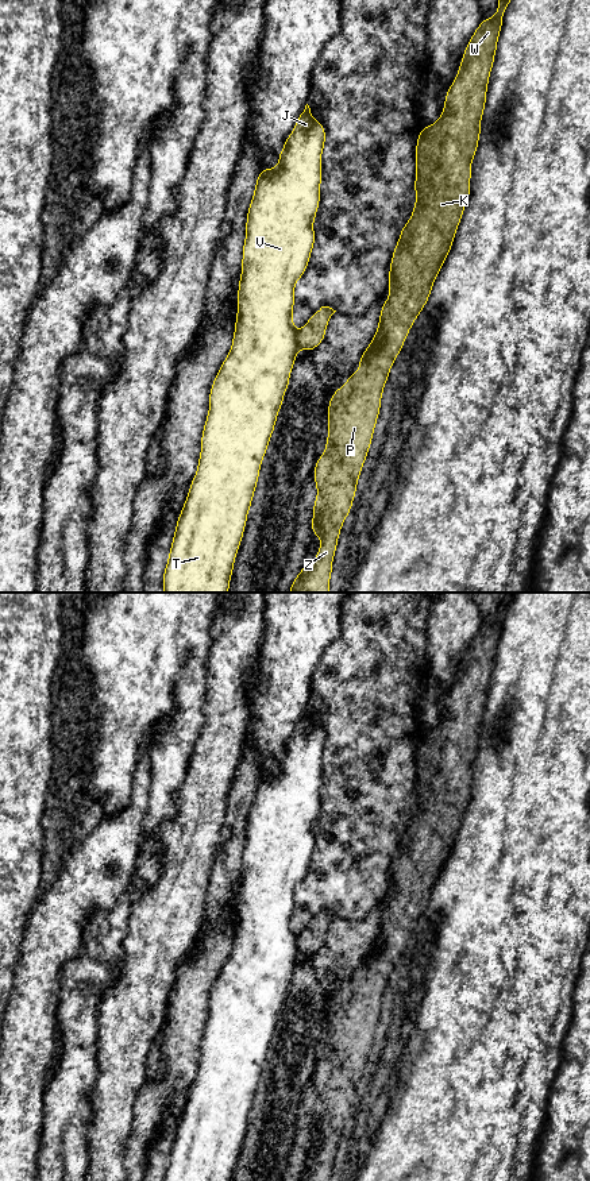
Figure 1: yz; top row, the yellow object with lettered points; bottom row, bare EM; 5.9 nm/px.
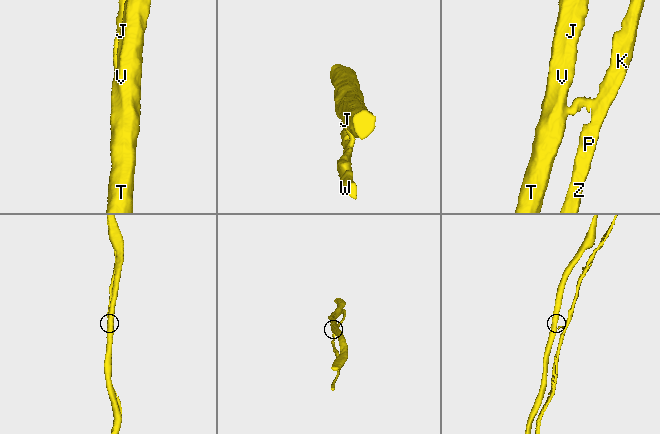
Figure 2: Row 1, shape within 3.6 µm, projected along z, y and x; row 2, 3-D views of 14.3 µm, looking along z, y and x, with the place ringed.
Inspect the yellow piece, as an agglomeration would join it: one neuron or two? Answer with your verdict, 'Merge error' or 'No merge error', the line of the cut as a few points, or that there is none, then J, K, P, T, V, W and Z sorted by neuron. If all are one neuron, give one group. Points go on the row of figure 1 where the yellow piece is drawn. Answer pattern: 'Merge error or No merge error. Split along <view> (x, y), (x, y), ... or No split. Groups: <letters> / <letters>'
Merge error. Split along yz (296, 332), (300, 347). Groups: J T V / K P W Z

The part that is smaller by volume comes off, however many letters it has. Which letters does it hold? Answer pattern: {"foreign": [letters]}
{"foreign": ["K", "P", "W", "Z"]}

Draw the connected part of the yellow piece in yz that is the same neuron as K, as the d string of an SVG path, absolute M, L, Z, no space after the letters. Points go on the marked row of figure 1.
M498 0L497 13L481 22L463 53L456 78L447 90L441 117L436 123L421 128L417 136L414 180L416 204L413 213L402 227L398 243L393 250L389 283L386 286L386 289L390 289L392 292L381 308L378 329L366 351L360 355L359 371L347 377L346 386L335 390L328 405L327 420L329 432L324 454L317 459L313 470L317 497L313 503L313 518L311 524L311 530L321 540L321 545L317 551L315 563L309 567L302 566L300 574L293 580L289 593L329 593L329 579L338 539L343 522L352 507L356 483L373 441L375 422L381 410L381 397L389 378L389 371L405 343L410 327L429 298L432 285L451 251L456 229L470 197L471 162L478 148L481 120L486 105L487 84L494 63L502 18L509 4L510 0Z

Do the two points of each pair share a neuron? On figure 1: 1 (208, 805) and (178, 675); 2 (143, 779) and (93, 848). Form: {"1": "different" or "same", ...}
{"1": "different", "2": "same"}

